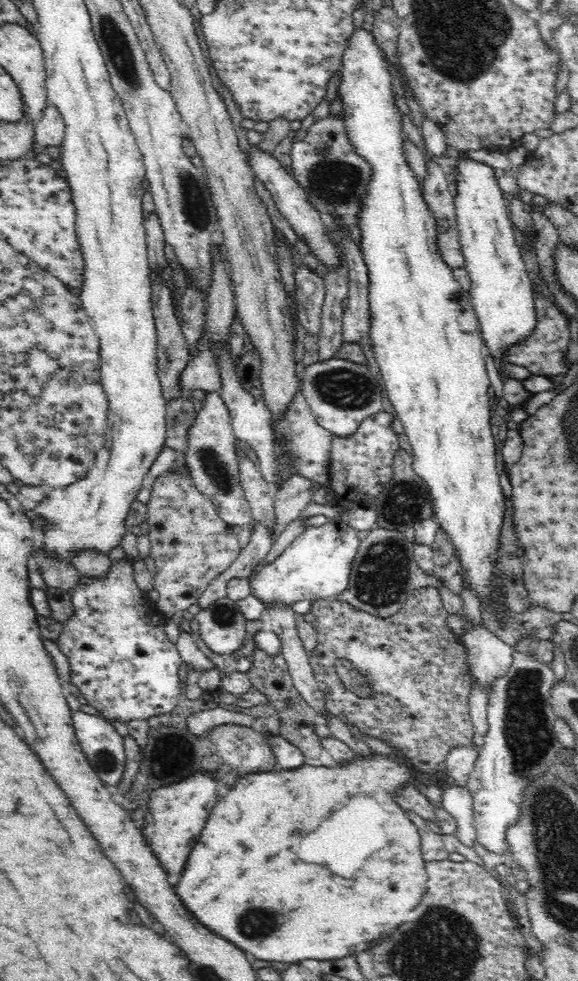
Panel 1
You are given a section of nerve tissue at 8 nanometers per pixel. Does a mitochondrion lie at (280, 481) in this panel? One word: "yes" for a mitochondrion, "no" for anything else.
no

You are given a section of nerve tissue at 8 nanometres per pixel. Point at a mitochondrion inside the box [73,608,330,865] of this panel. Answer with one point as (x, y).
(105, 762)

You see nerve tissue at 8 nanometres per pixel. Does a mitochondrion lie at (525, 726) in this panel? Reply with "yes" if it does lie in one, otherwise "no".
yes

